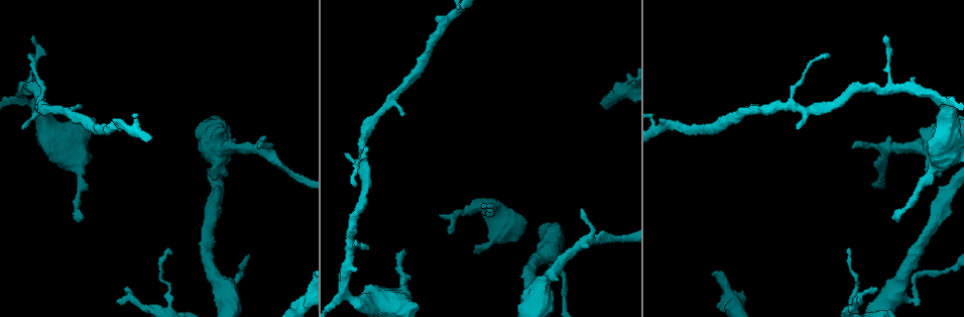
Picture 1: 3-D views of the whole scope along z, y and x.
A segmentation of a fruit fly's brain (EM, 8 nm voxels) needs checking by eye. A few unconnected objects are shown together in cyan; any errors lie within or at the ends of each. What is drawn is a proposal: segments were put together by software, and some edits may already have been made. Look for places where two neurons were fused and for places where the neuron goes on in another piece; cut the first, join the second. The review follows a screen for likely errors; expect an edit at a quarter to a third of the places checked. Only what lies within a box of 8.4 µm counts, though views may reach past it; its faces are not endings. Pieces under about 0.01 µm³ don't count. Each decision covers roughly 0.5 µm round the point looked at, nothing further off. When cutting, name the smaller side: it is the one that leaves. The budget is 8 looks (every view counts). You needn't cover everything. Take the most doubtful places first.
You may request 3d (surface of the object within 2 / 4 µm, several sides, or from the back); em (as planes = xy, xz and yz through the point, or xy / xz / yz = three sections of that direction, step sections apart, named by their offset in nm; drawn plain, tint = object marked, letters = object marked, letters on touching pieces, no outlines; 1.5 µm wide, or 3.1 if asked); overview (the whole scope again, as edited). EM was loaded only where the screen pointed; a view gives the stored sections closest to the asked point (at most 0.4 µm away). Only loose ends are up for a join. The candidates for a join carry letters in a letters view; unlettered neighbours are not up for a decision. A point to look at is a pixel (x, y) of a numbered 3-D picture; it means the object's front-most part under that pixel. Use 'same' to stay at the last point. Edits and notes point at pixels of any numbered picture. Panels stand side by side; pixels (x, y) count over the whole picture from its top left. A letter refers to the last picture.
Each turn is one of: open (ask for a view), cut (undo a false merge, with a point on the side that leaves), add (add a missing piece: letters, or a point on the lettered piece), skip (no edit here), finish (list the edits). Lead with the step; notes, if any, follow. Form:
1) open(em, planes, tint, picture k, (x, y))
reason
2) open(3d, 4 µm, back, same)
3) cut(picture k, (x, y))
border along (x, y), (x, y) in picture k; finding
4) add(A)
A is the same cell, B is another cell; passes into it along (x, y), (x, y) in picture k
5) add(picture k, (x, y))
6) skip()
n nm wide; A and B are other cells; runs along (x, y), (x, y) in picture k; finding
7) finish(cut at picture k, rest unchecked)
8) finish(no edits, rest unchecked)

open(em, planes, letters, picture 1, (854, 147))
branch stops here

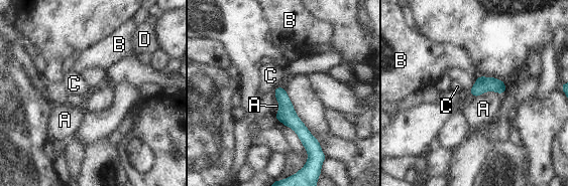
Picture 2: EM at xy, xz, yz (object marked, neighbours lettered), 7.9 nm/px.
skip()
130 nm wide; A touches over 240 nm; A, B, C and D are other cells; no lettered piece goes on from it

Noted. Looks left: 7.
open(3d, 4 µm, back, picture 1, (84, 218))
branch stops here

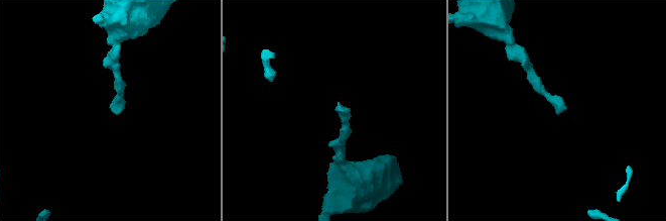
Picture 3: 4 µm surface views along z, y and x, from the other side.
open(em, xy, step 8, letters, picture 3, (112, 107))
now the EM

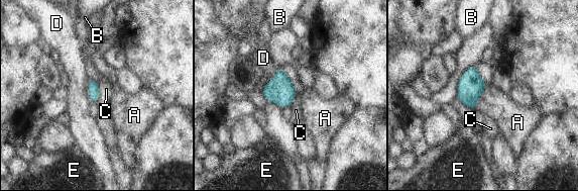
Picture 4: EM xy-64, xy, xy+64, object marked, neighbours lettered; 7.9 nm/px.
open(em, planes, letters, same)
cut it another way

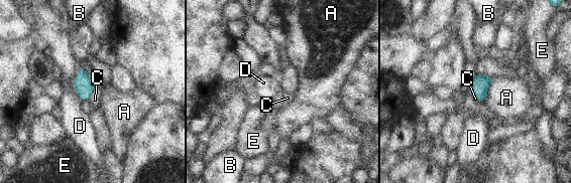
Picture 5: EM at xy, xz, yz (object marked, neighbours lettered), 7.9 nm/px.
skip()
D touches over 280 nm; A, B, C, D and E are other cells; border along (94, 84), (94, 89), (87, 100) in picture 5; no lettered piece goes on from it

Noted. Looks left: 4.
open(3d, 2 µm, back, picture 1, (360, 152))
three arms meet

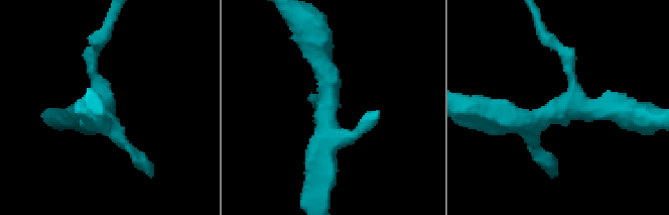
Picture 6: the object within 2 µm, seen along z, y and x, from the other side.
open(em, planes, letters, picture 6, (559, 109))

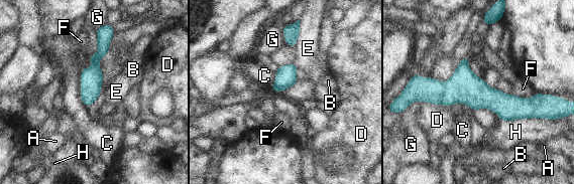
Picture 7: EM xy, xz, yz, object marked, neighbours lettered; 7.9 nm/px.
skip()
A, B, C, D, E, F, G and H are other cells; runs along (419, 87), (540, 98) in picture 7; one neuron here

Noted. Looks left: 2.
finish(no edits, rest unchecked)

